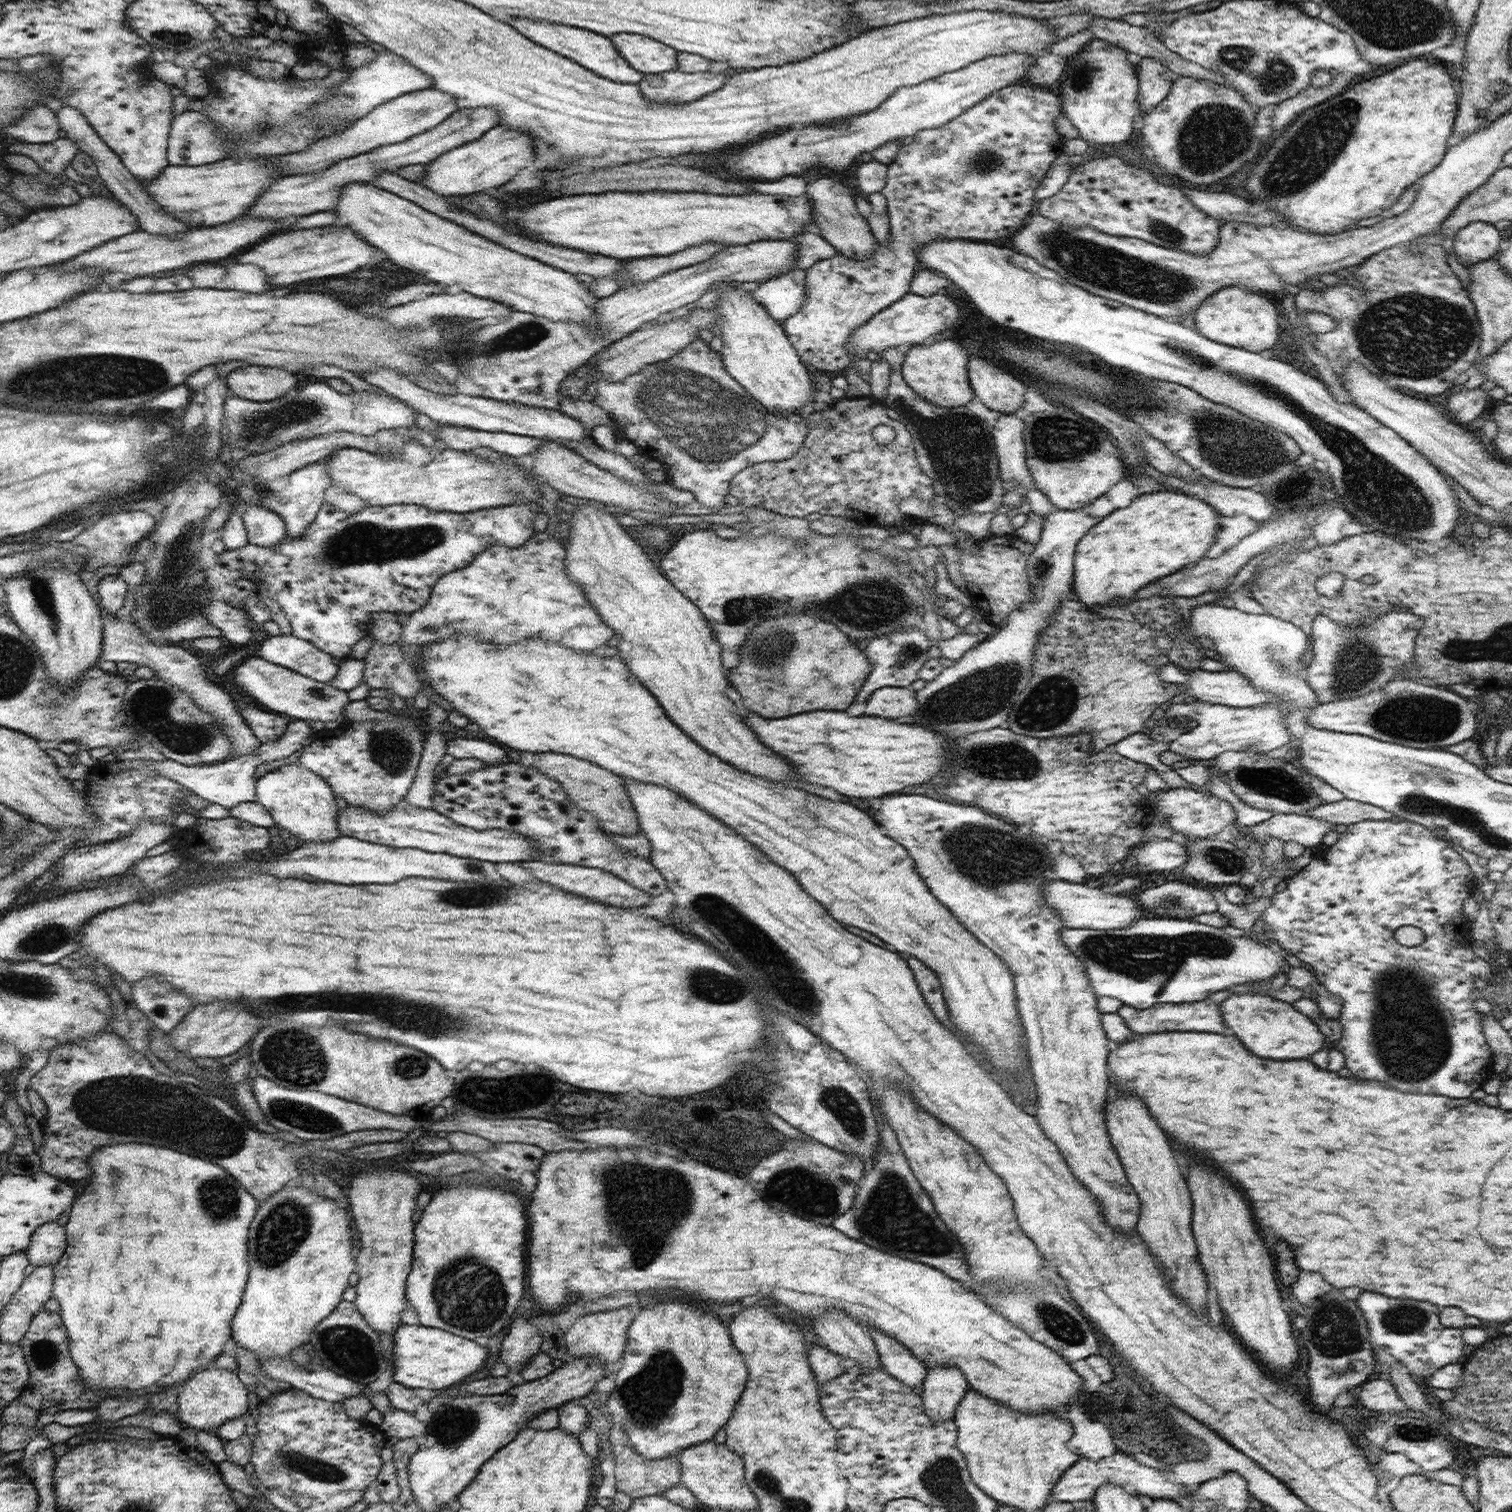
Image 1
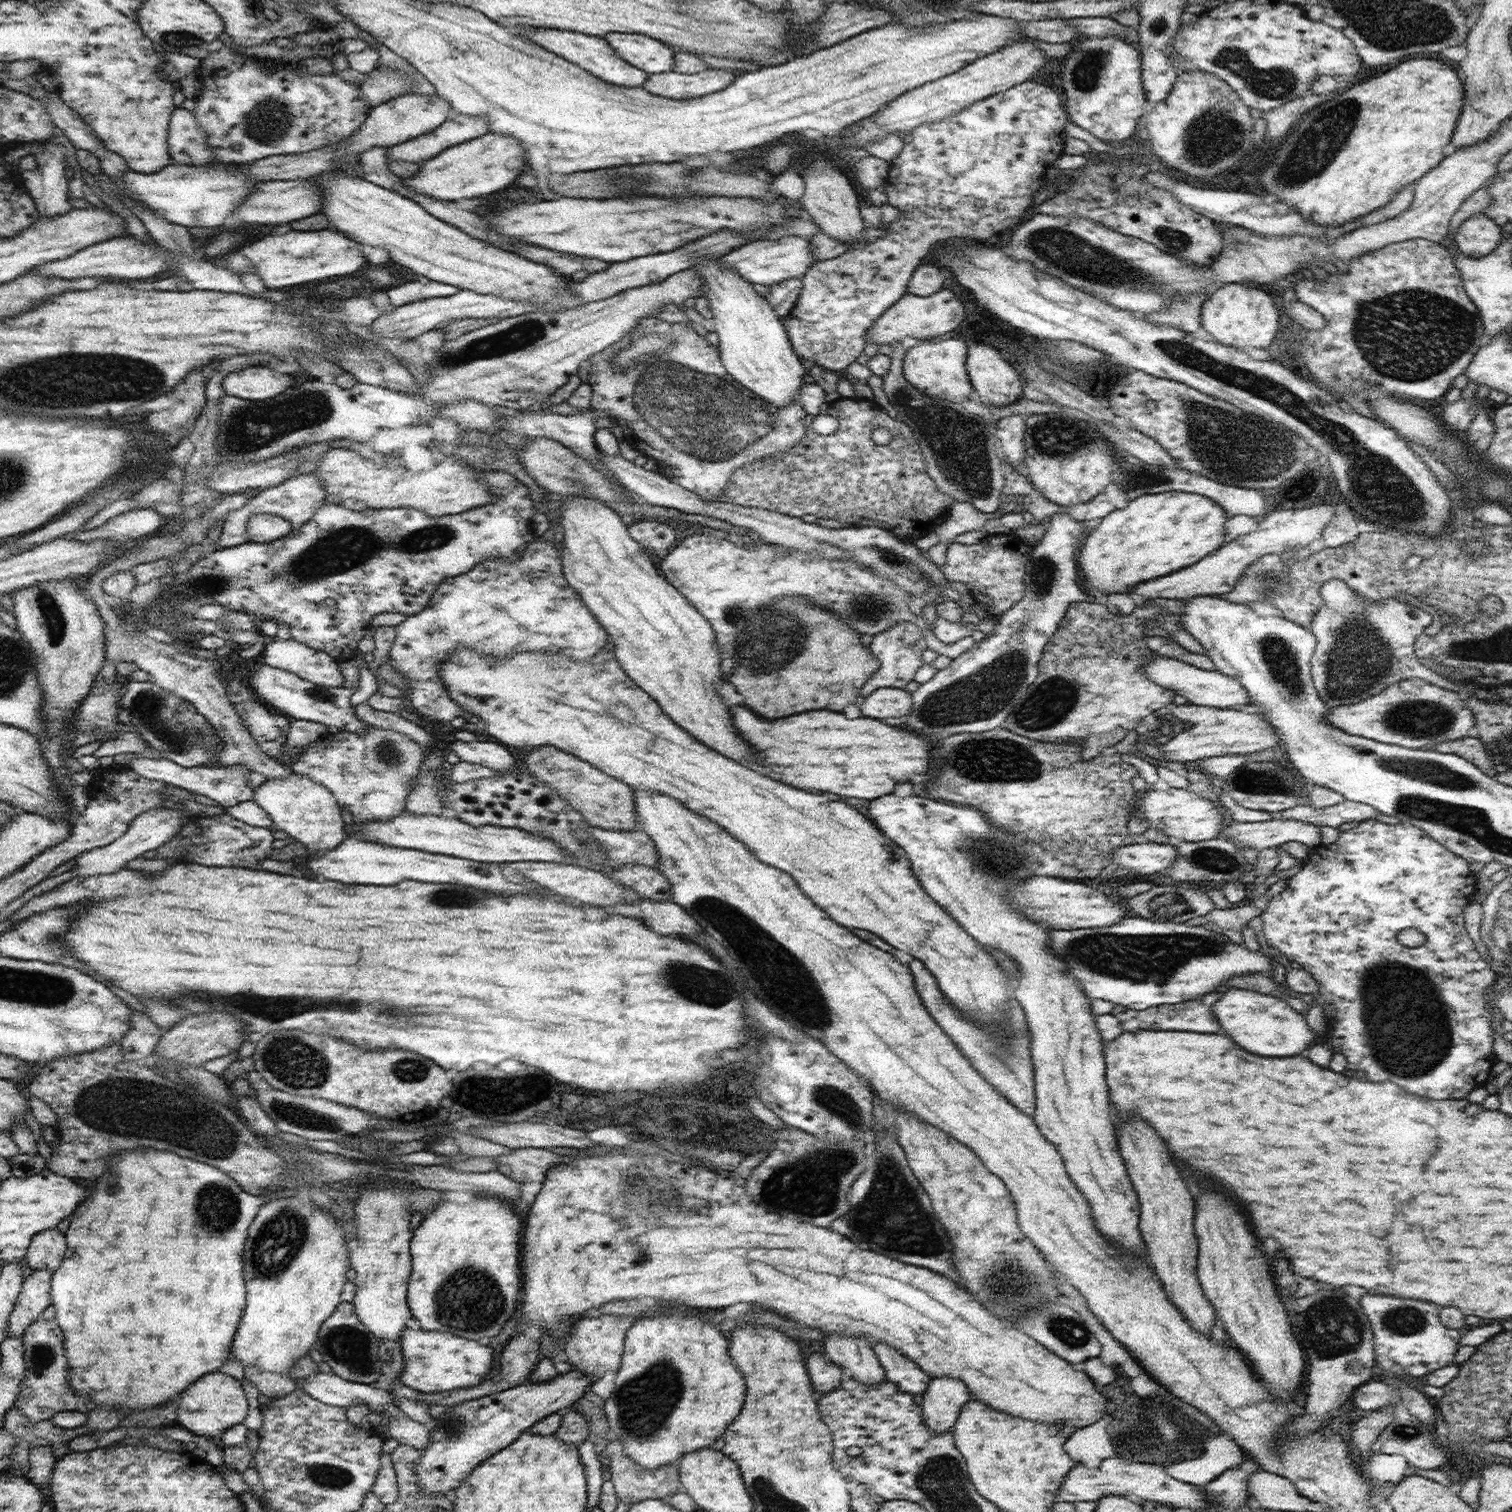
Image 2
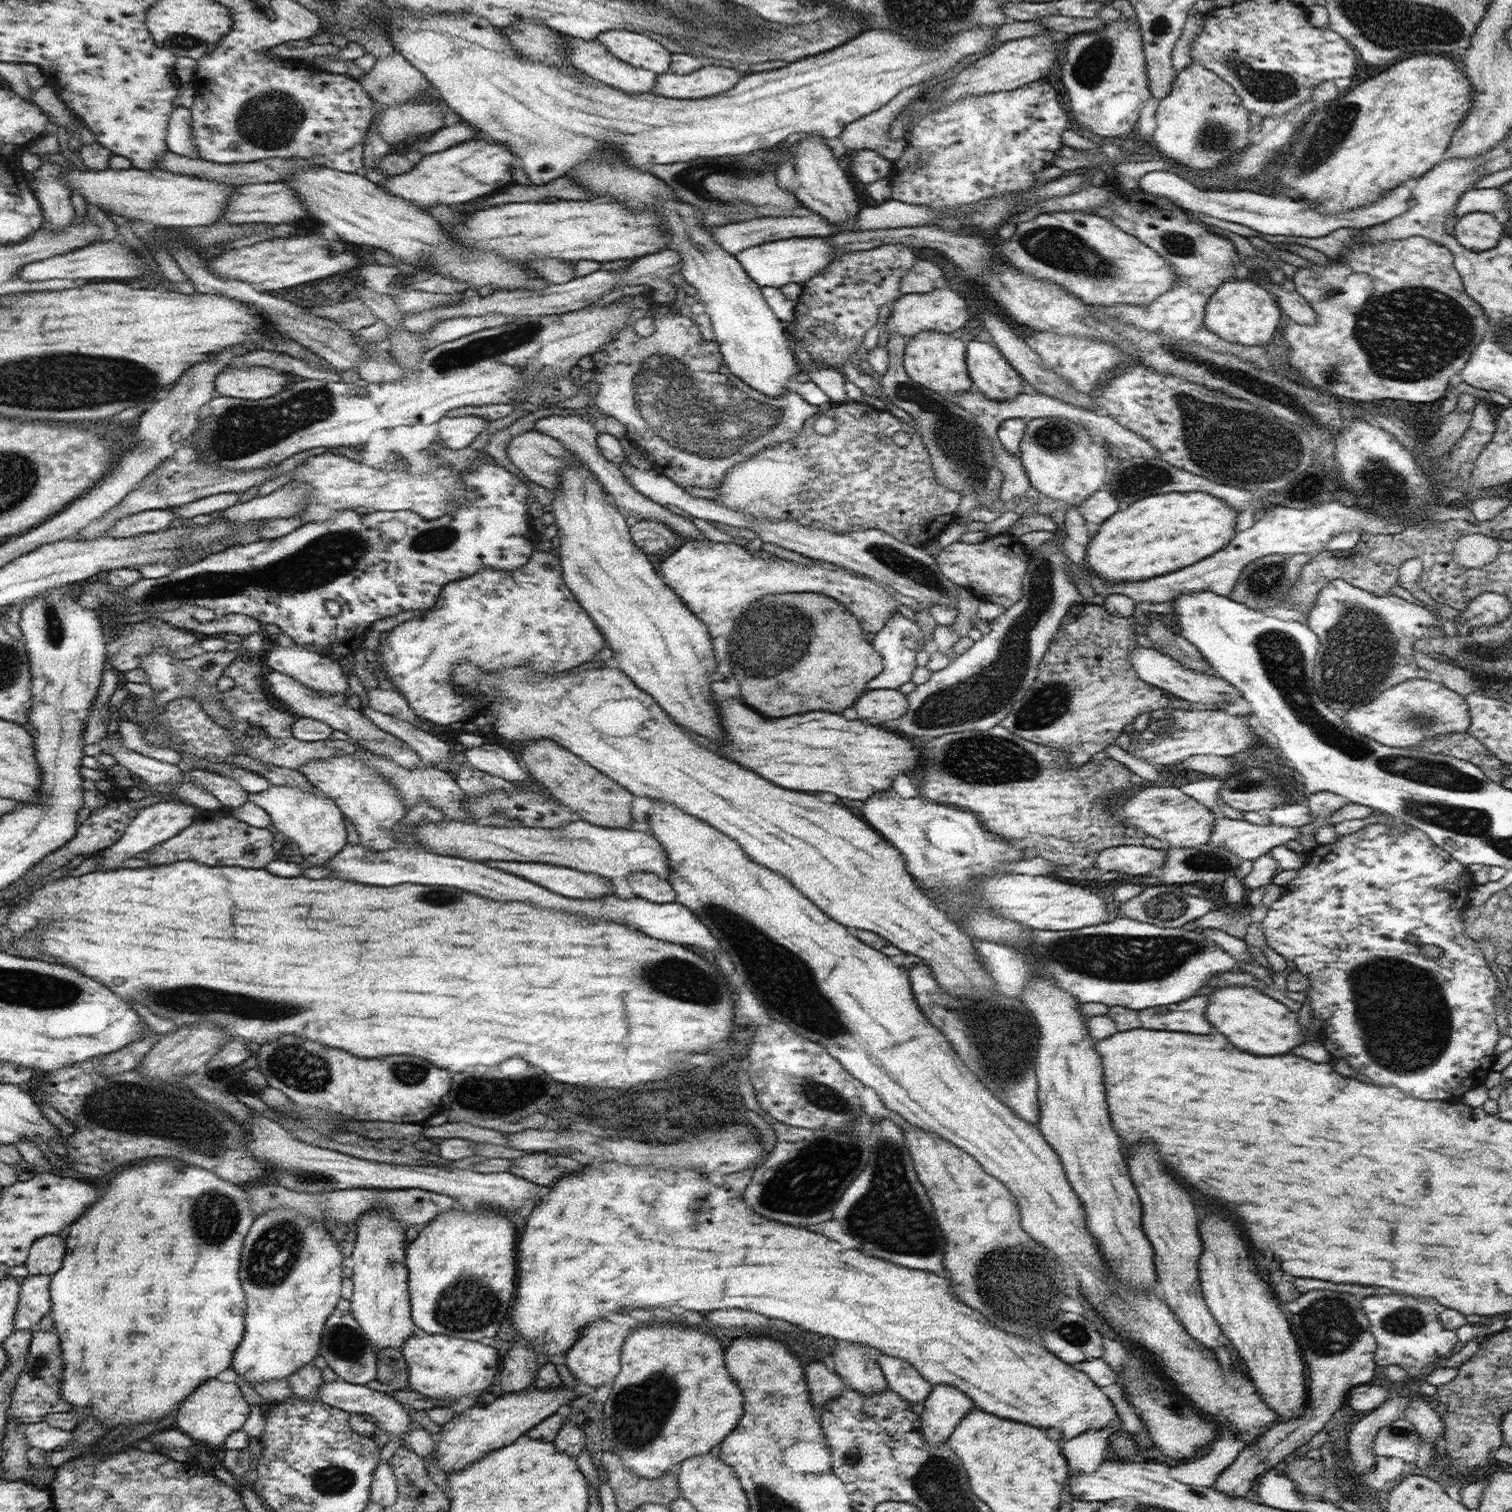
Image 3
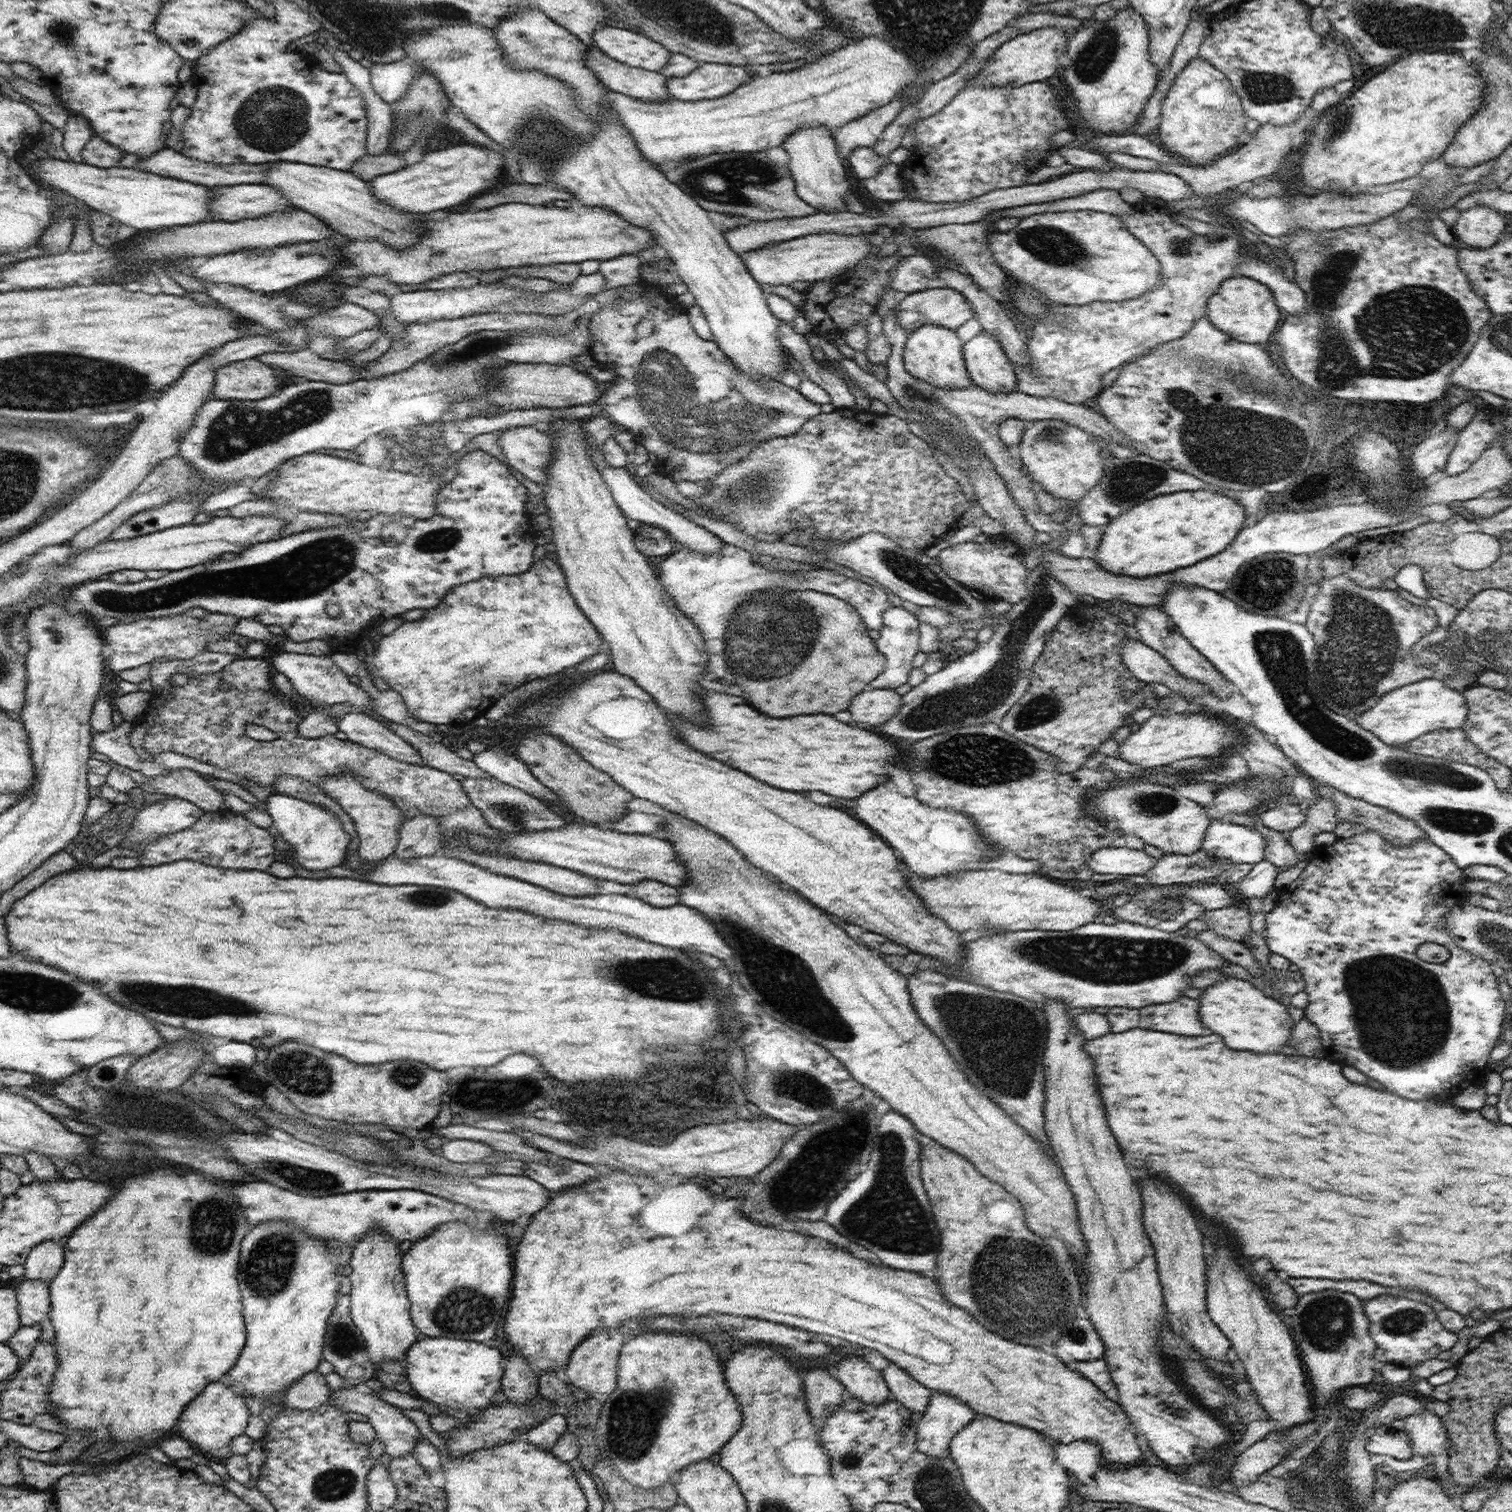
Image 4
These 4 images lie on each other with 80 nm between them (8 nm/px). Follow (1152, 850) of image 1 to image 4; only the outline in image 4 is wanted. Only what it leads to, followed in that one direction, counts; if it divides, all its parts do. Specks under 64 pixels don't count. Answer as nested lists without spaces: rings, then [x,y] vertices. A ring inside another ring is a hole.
[[[1102,848],[1087,860],[1086,868],[1100,874],[1142,875],[1147,874],[1156,861],[1145,850]]]

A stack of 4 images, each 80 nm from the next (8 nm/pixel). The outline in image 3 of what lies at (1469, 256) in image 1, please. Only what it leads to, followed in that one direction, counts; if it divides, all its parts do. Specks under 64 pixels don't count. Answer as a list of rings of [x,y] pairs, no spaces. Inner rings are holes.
[[[1470,212],[1465,215],[1455,226],[1454,238],[1468,250],[1482,252],[1494,248],[1503,237],[1503,224],[1487,212]]]

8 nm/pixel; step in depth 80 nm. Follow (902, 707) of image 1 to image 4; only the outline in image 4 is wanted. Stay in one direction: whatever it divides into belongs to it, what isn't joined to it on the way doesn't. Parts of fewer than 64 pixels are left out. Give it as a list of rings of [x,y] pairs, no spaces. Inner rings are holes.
[[[876,688],[860,692],[850,704],[850,714],[858,724],[878,726],[890,720],[900,706],[902,706],[902,696],[894,689]]]

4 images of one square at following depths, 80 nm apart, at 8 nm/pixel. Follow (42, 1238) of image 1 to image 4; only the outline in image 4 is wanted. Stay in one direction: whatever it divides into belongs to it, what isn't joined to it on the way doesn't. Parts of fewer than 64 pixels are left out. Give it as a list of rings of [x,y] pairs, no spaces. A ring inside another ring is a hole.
[[[45,1240],[32,1248],[23,1264],[25,1273],[22,1279],[51,1281],[56,1278],[64,1264],[64,1243]]]

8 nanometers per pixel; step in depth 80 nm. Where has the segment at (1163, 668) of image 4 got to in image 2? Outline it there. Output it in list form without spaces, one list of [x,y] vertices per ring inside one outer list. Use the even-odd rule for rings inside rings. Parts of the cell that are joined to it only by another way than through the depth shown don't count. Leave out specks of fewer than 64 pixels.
[[[1156,655],[1144,666],[1147,677],[1162,688],[1171,688],[1176,694],[1181,694],[1188,702],[1199,706],[1212,706],[1220,709],[1244,707],[1251,708],[1249,692],[1235,678],[1230,678],[1220,671],[1203,670],[1178,660],[1176,658]]]

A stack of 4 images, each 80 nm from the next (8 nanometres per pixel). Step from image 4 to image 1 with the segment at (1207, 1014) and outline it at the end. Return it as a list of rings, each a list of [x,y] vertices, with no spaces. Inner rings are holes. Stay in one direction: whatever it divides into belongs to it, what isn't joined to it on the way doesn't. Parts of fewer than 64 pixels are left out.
[[[1232,994],[1226,998],[1222,1006],[1222,1018],[1226,1026],[1236,1032],[1236,1036],[1244,1042],[1244,1046],[1262,1058],[1276,1060],[1294,1060],[1316,1054],[1324,1046],[1324,1038],[1318,1030],[1318,1025],[1296,1010],[1292,1003],[1276,1000],[1272,996],[1260,994]]]

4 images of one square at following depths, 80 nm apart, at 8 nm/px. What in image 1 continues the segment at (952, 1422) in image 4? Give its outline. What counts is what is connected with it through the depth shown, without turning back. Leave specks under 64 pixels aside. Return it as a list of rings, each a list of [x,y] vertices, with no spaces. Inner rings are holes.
[[[952,1364],[928,1368],[922,1384],[924,1412],[934,1421],[953,1420],[956,1407],[969,1391],[967,1380]]]

